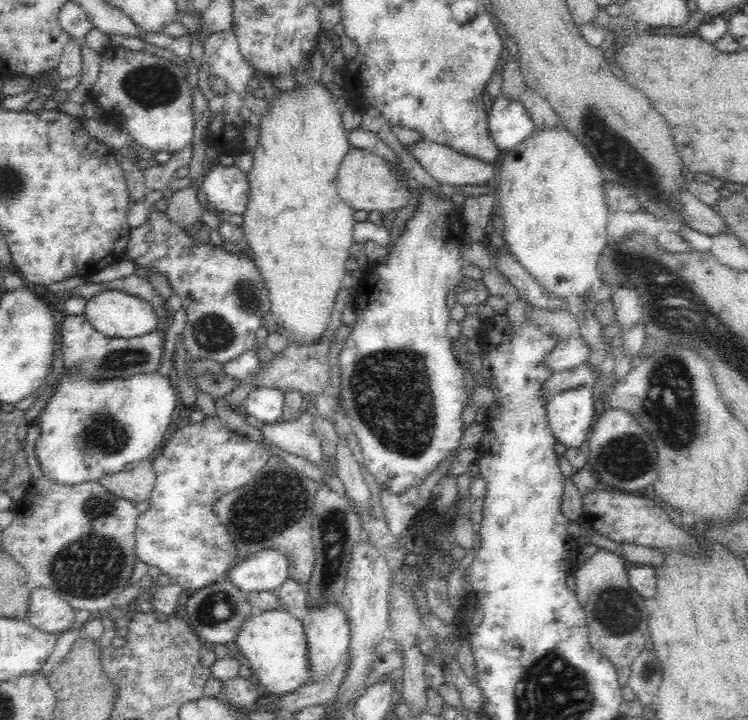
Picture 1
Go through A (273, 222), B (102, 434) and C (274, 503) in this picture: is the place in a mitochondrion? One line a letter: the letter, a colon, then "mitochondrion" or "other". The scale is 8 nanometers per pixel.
A: other
B: mitochondrion
C: mitochondrion

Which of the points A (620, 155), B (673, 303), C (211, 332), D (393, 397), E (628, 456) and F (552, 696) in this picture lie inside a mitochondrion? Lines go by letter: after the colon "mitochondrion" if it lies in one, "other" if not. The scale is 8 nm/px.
A: mitochondrion
B: mitochondrion
C: mitochondrion
D: mitochondrion
E: mitochondrion
F: mitochondrion

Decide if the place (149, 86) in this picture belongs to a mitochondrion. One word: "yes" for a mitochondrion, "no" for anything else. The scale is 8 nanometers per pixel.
yes

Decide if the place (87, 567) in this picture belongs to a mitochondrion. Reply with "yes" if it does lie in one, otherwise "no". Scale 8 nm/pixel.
yes

